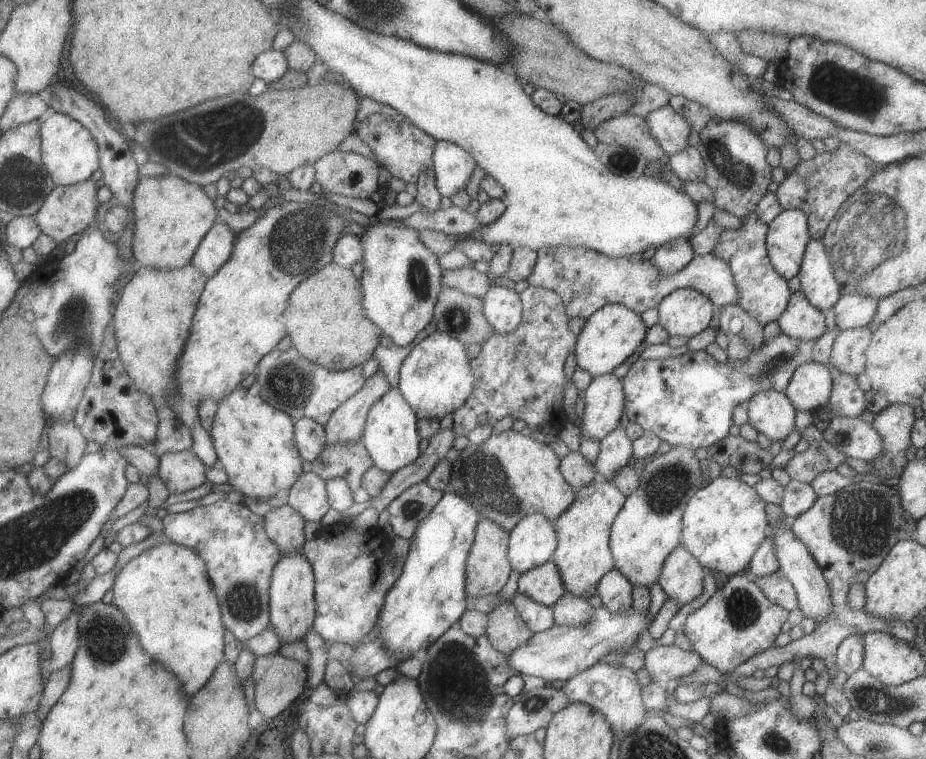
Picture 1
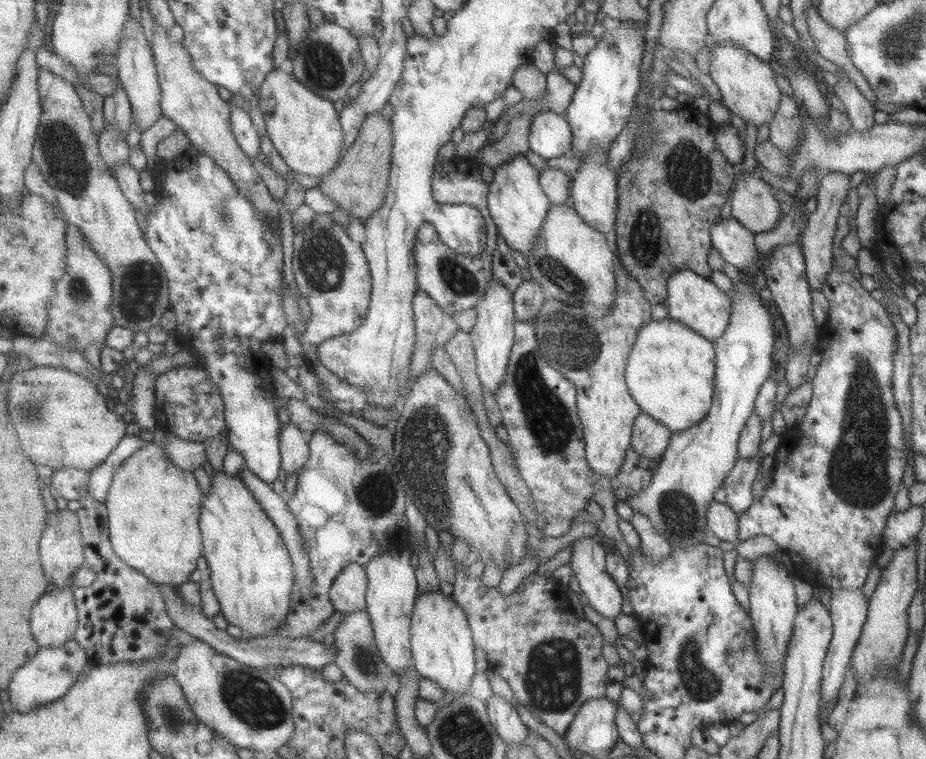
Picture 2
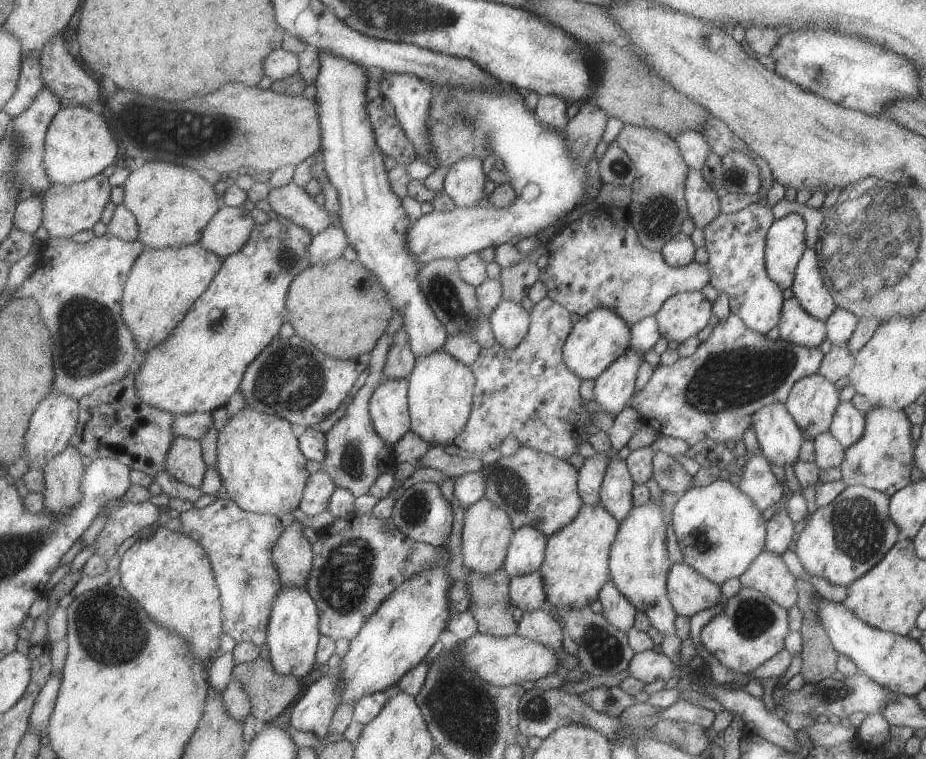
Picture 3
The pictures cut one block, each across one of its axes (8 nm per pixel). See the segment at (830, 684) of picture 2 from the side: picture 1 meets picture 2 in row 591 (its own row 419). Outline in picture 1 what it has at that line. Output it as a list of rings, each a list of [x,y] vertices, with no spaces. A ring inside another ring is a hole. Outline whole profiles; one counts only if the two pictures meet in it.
[[[836,416],[824,433],[826,440],[847,457],[872,462],[883,454],[882,436],[861,416]]]

